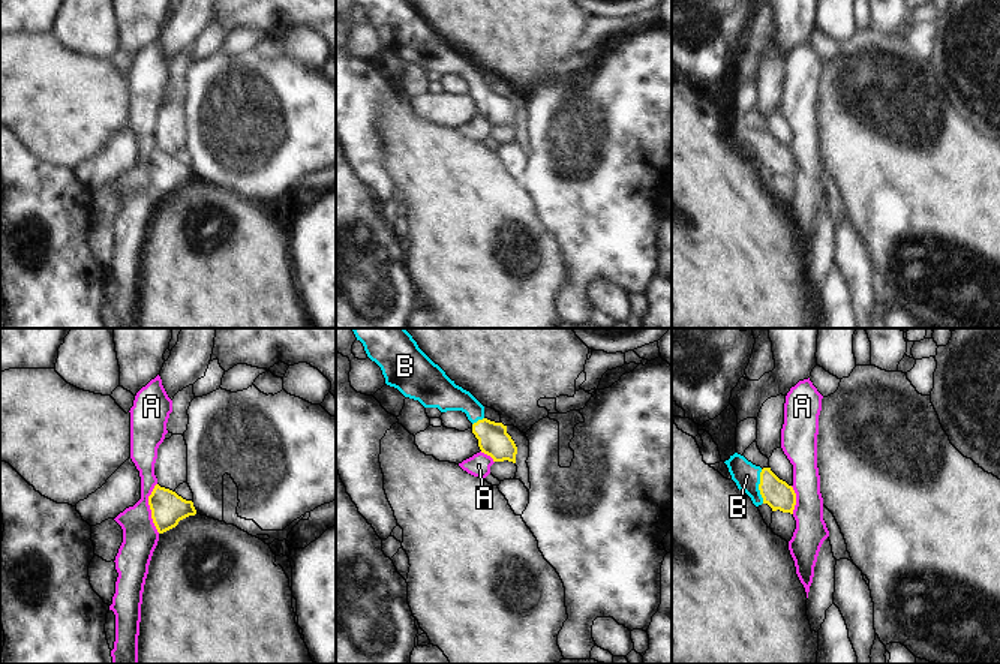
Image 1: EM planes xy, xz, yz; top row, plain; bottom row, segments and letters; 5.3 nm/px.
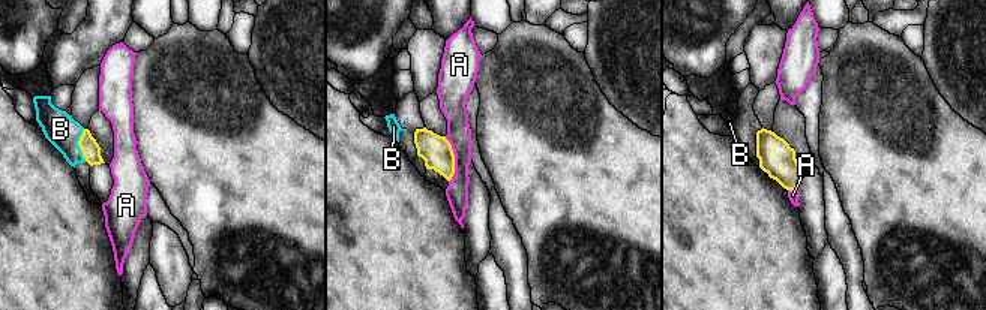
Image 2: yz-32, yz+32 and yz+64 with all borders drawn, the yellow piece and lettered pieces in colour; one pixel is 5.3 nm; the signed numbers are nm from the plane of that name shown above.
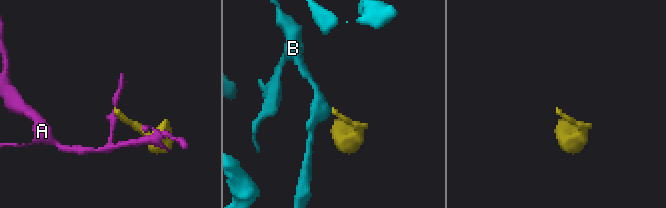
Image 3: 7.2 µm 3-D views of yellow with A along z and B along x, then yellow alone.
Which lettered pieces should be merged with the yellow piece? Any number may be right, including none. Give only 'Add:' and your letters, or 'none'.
Add: B

